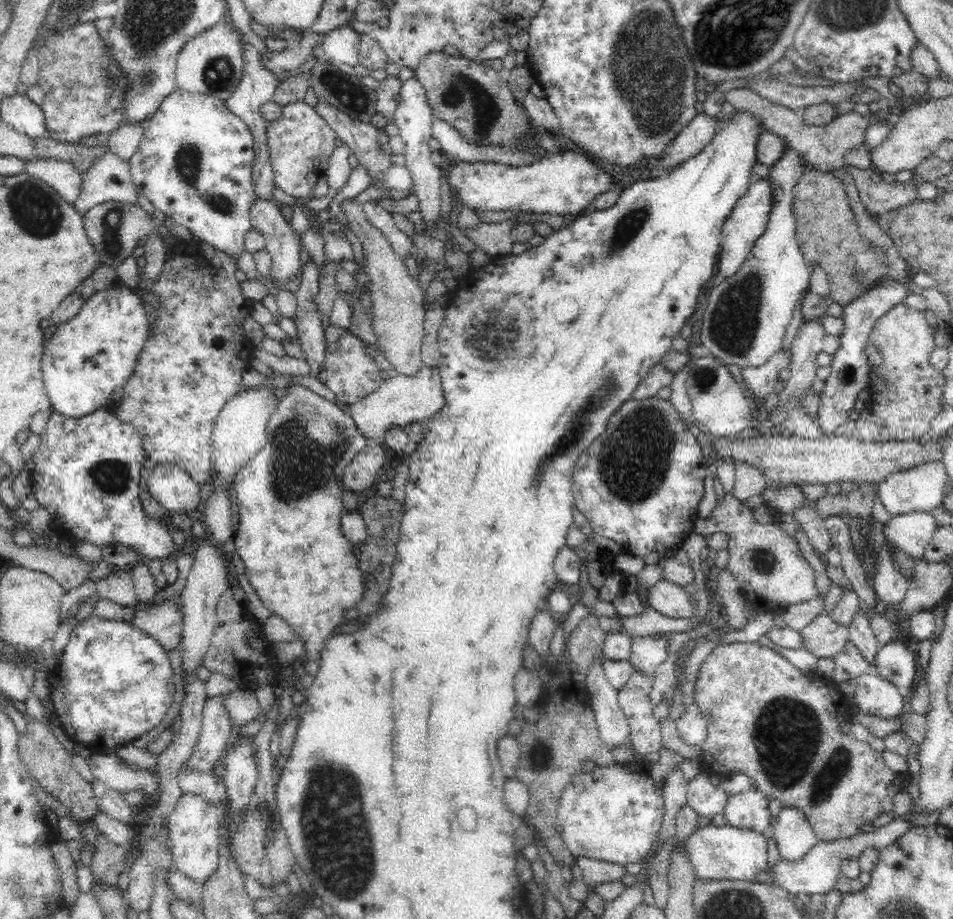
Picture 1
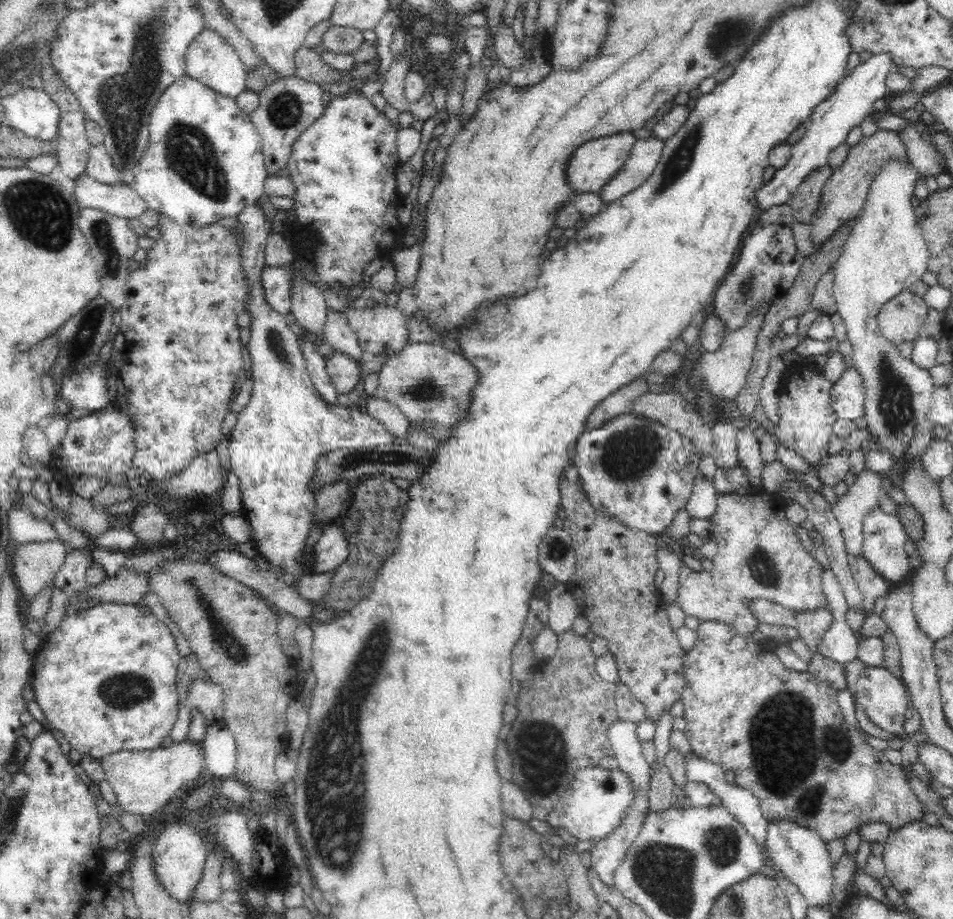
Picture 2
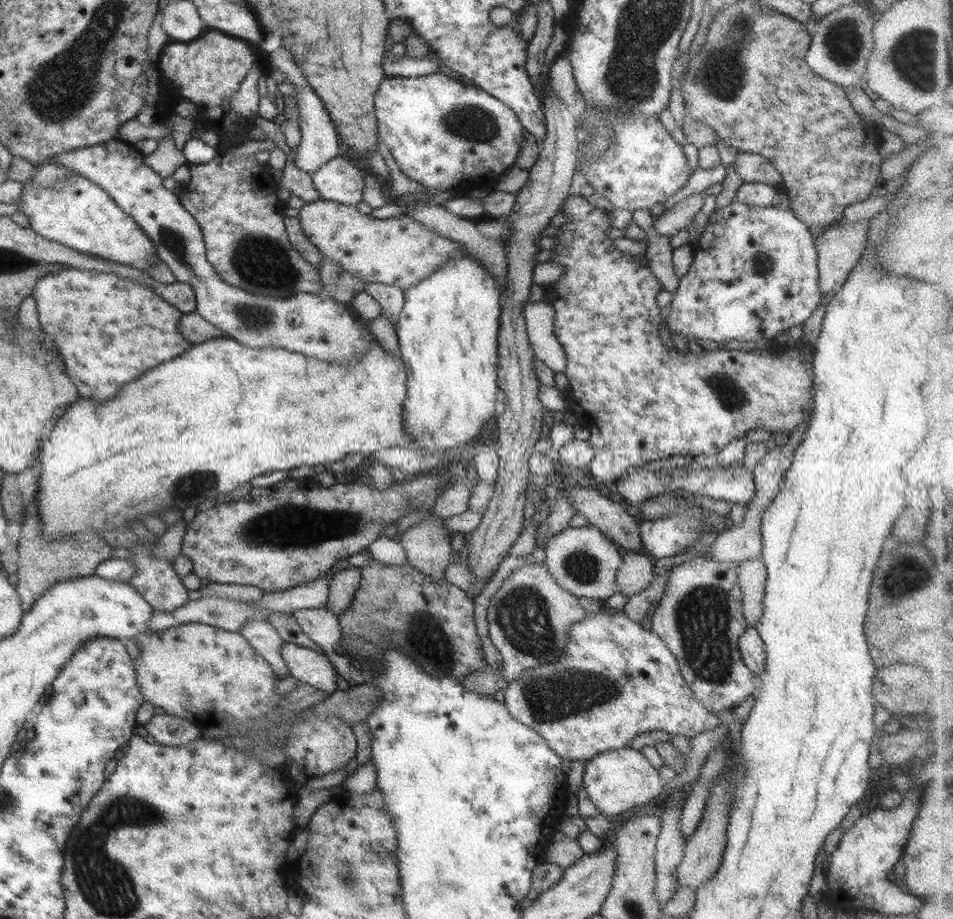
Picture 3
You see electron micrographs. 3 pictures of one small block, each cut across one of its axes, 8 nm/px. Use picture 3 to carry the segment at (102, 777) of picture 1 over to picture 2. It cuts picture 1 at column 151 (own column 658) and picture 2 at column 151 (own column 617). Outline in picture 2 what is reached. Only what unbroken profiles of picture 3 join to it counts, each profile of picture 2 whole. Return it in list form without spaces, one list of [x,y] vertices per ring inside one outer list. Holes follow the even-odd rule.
[[[184,741],[145,751],[120,751],[98,760],[105,773],[105,784],[115,792],[118,805],[132,815],[152,814],[168,804],[178,792],[188,792],[207,773],[203,743]]]

